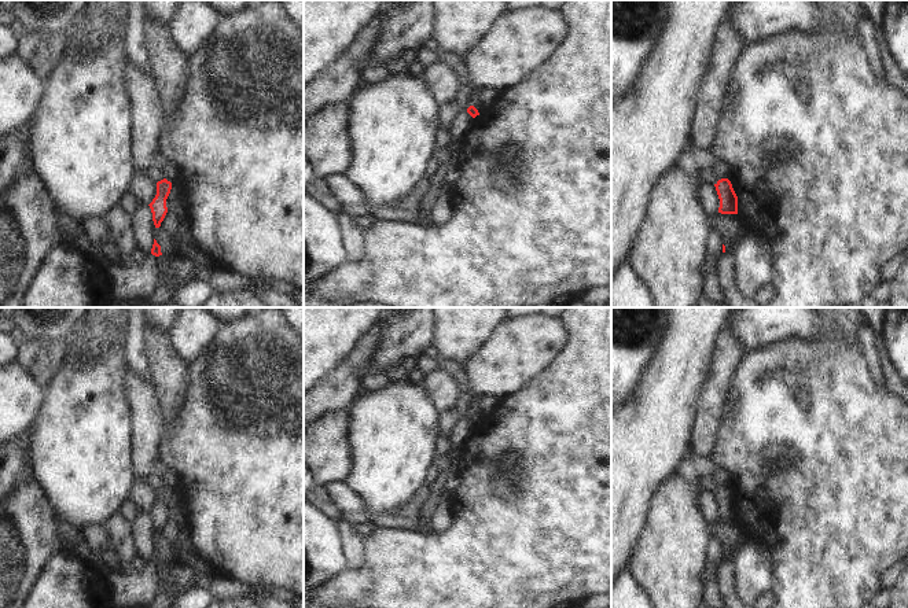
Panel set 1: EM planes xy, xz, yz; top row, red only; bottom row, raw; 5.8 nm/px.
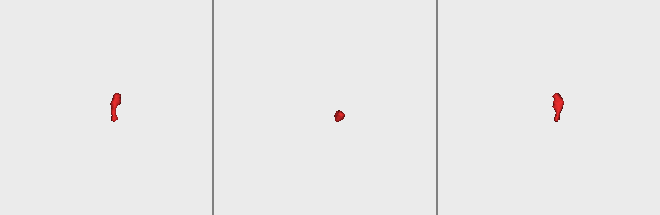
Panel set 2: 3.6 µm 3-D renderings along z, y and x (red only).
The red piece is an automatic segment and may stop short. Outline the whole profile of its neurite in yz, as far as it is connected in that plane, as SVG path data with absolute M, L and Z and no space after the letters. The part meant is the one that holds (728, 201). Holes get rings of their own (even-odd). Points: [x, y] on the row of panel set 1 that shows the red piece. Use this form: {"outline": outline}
{"outline": "M709 167L696 170L696 177L701 178L703 183L709 183L716 187L720 199L718 213L738 214L738 196L728 178L717 180L713 176L712 169Z"}

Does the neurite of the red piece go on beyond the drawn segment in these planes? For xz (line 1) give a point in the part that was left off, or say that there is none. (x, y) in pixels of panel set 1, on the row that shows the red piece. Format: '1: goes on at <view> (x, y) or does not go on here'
1: goes on at xz (474, 99)

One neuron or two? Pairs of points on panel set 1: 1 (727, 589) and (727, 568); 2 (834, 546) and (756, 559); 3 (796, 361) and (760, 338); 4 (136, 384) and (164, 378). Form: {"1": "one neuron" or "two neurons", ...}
{"1": "one neuron", "2": "two neurons", "3": "two neurons", "4": "two neurons"}

